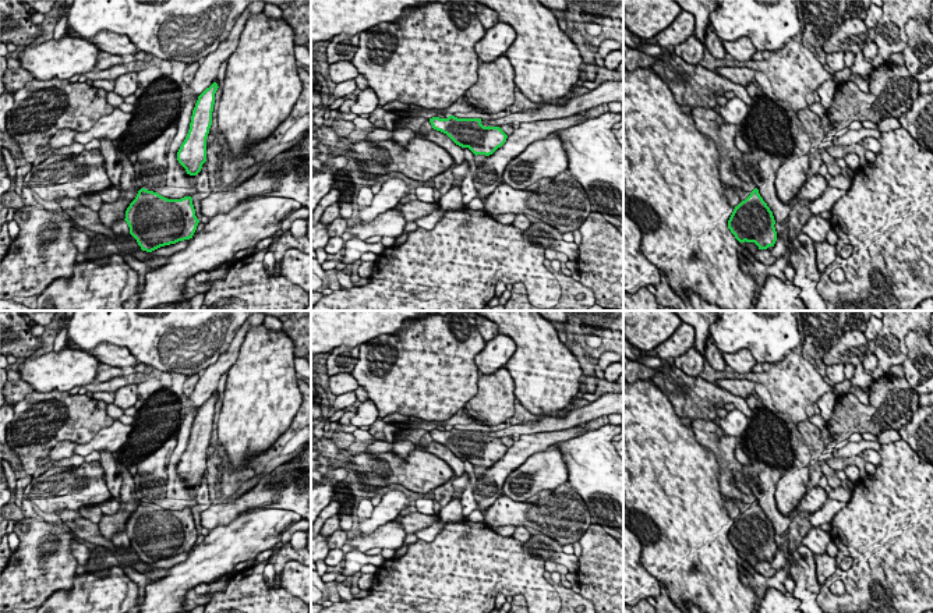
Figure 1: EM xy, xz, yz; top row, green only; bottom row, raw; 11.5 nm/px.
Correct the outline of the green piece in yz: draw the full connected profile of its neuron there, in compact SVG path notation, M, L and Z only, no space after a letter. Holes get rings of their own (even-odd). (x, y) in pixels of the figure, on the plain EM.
M759 502L735 518L728 541L739 554L754 554L759 561L774 559L777 553L775 532L773 524L763 513Z

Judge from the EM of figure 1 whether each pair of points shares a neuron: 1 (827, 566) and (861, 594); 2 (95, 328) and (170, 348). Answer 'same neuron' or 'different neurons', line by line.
1: different neurons
2: same neuron

